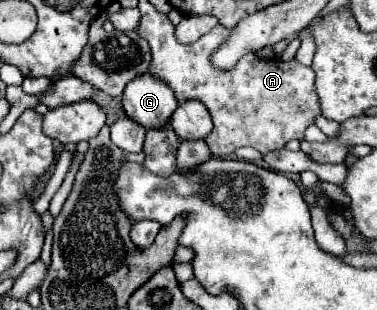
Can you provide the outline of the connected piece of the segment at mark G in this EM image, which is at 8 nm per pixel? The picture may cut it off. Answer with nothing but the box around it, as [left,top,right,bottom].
[122,74,178,130]

